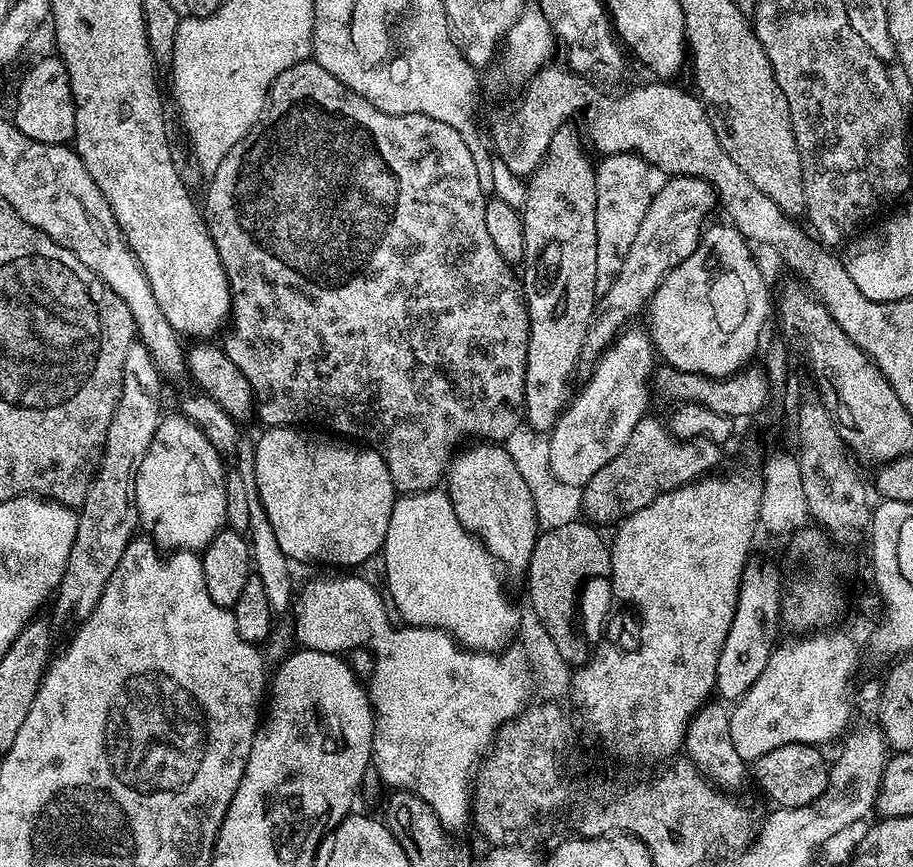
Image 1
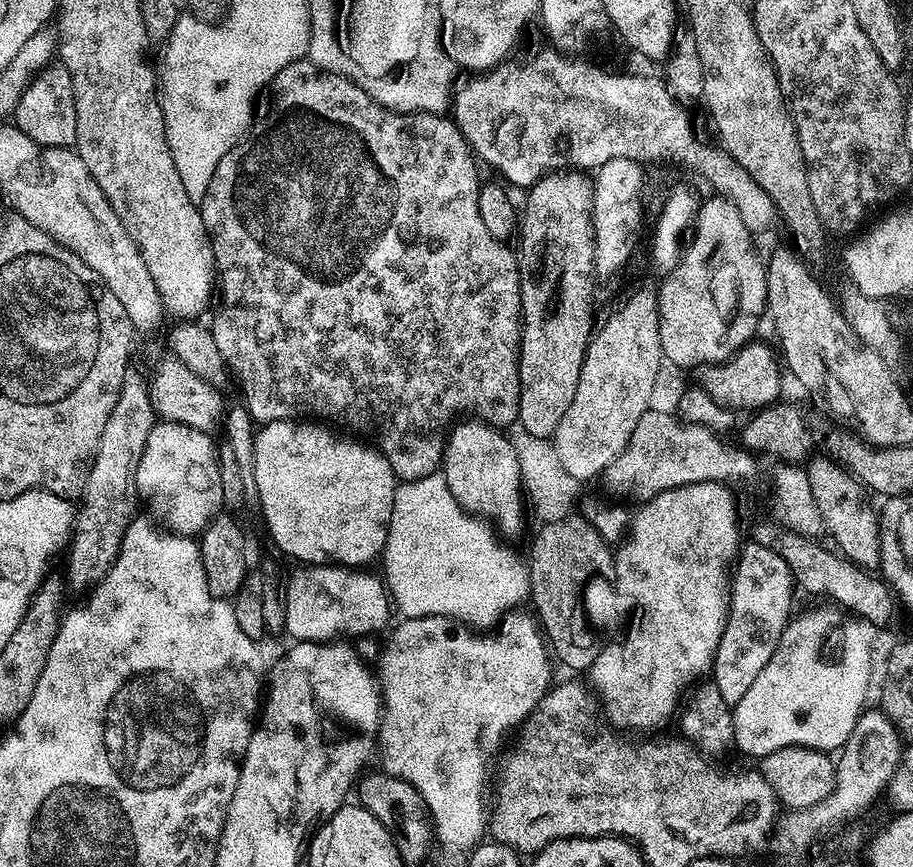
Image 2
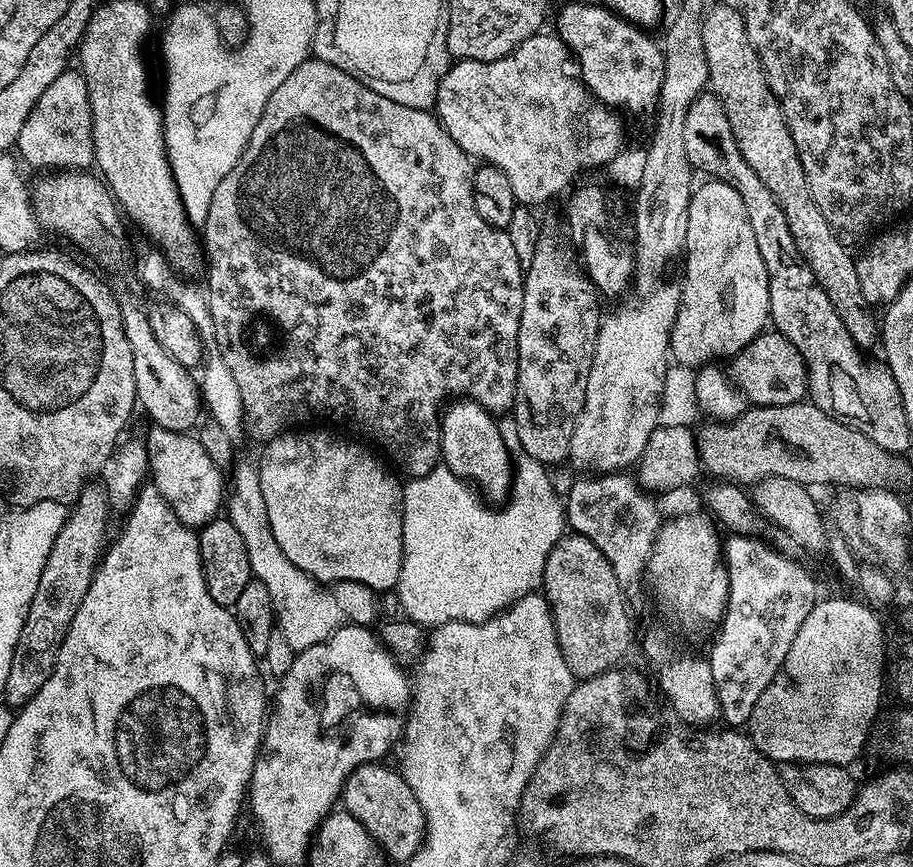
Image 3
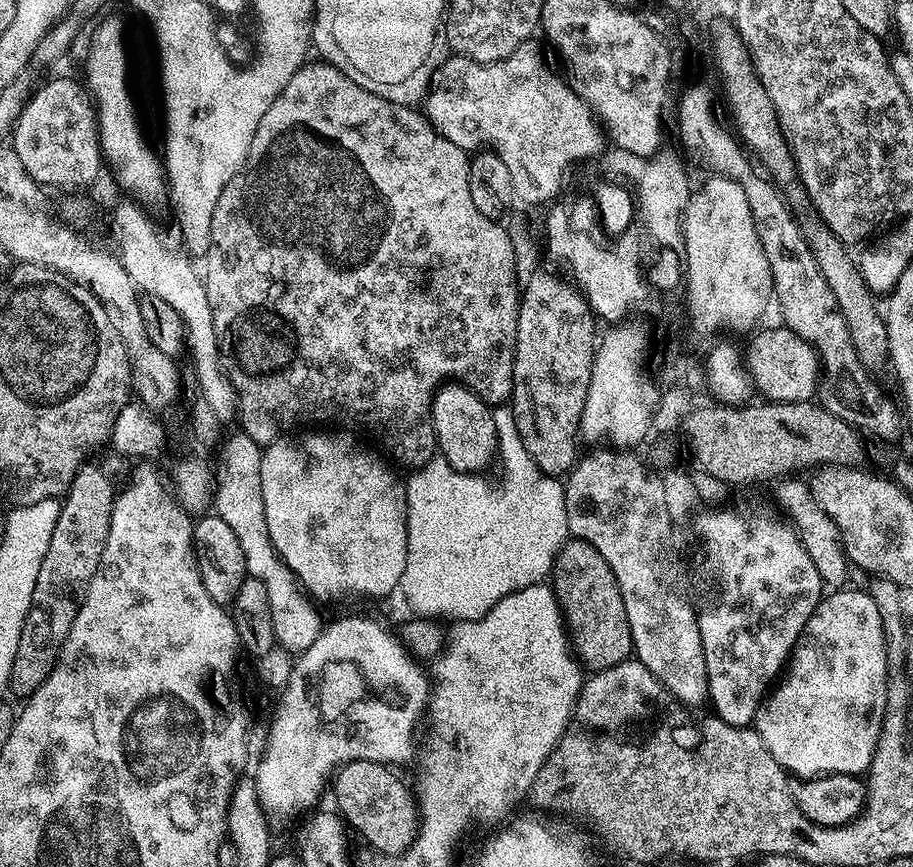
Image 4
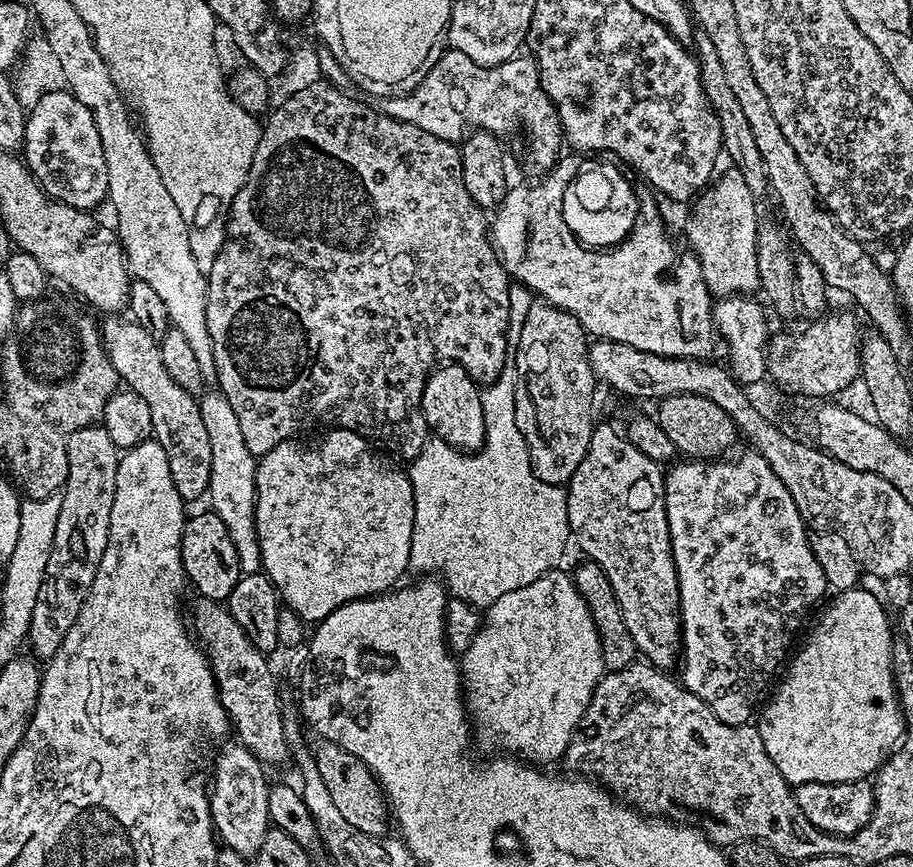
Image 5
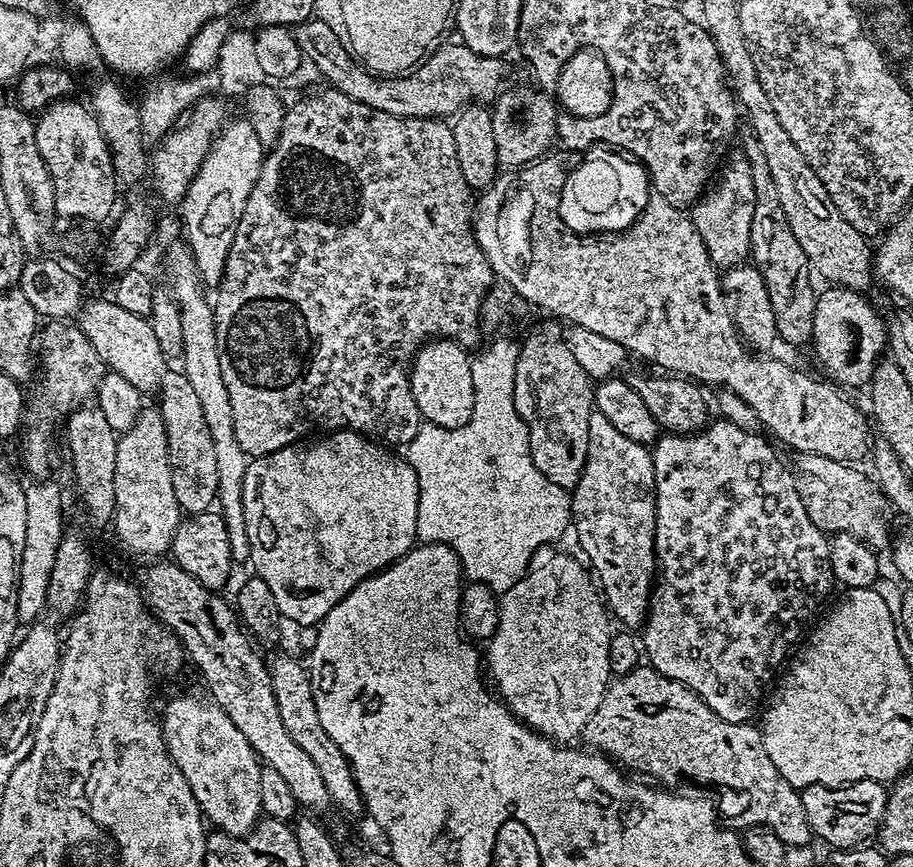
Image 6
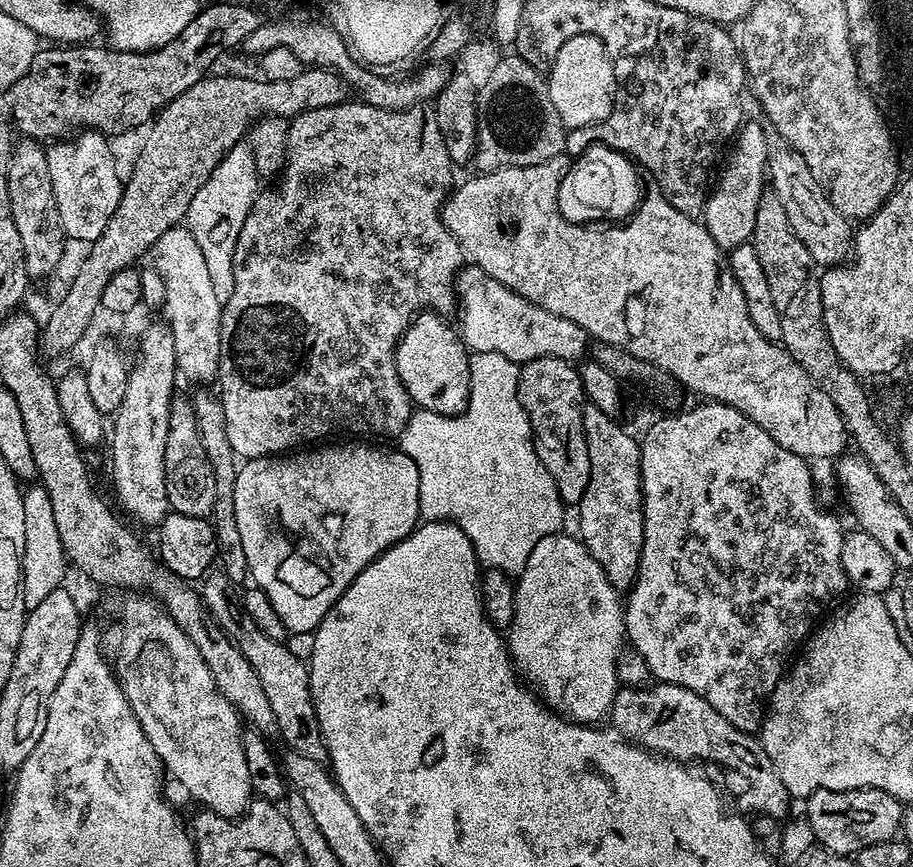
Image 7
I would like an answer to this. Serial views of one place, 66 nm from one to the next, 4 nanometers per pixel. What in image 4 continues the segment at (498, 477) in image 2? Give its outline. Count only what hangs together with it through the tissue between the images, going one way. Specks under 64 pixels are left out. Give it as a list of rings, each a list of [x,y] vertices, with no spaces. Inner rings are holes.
[[[448,382],[437,388],[436,395],[432,397],[432,425],[436,431],[439,455],[450,462],[454,470],[480,474],[491,460],[493,463],[498,449],[492,414],[493,409],[489,405],[459,382]]]

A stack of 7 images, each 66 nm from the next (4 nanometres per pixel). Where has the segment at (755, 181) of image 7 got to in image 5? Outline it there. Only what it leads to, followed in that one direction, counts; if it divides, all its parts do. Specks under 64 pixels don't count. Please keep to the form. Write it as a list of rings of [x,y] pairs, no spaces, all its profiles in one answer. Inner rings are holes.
[[[739,170],[731,171],[721,171],[708,187],[695,197],[691,205],[692,213],[688,216],[687,247],[695,252],[702,266],[708,291],[713,294],[748,294],[753,291],[752,287],[755,289],[760,283],[756,265],[758,200],[746,186],[743,174]]]

